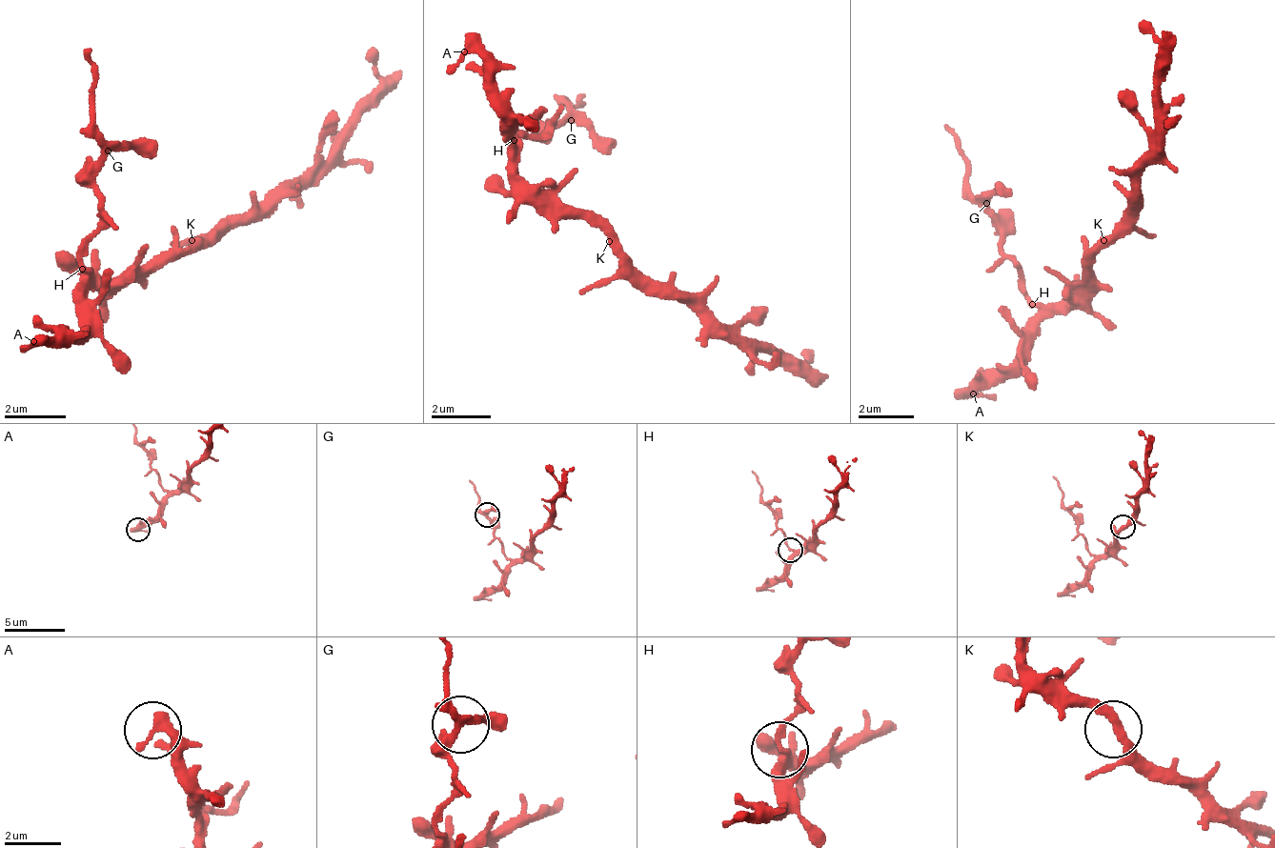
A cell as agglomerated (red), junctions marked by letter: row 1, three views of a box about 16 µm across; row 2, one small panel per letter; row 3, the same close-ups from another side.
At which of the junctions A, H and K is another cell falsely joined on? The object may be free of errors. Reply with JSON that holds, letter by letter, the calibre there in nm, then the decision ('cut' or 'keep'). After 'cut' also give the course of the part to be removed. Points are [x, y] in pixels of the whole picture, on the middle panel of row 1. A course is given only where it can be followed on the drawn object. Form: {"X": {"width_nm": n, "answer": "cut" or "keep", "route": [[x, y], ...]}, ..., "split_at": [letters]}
{"A": {"width_nm": 400, "answer": "keep"}, "H": {"width_nm": 220, "answer": "cut", "route": [[513, 142], [545, 124], [552, 131], [567, 102], [580, 109], [576, 97]]}, "K": {"width_nm": 320, "answer": "keep"}, "split_at": ["H"]}

